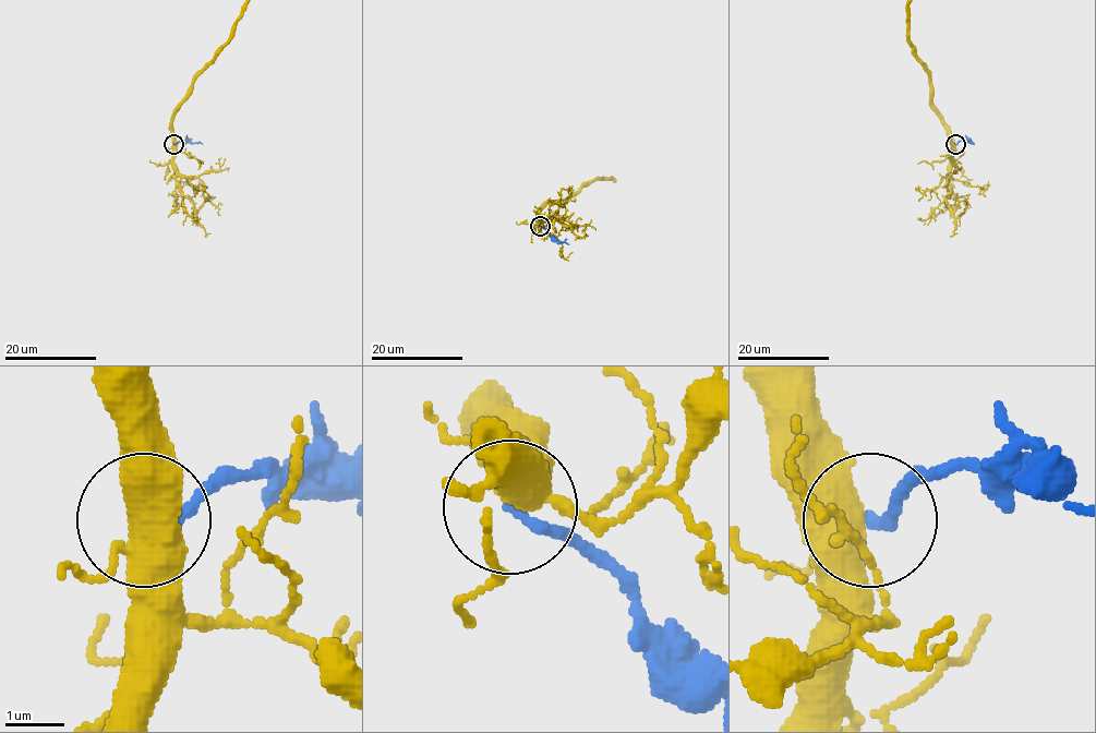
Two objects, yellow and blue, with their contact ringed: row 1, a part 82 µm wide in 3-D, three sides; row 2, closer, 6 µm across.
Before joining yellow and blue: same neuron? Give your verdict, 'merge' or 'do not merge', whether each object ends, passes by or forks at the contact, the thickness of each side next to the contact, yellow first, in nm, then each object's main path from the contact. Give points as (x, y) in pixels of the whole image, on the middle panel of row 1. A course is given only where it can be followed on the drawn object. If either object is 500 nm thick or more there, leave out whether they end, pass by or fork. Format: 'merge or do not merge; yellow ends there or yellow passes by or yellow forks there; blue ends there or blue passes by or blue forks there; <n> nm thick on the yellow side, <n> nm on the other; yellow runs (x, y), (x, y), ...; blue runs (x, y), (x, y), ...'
do not merge; yellow forks there; blue ends there; 420 nm thick on the yellow side, 200 nm on the other; blue runs (540, 226), (569, 244)

